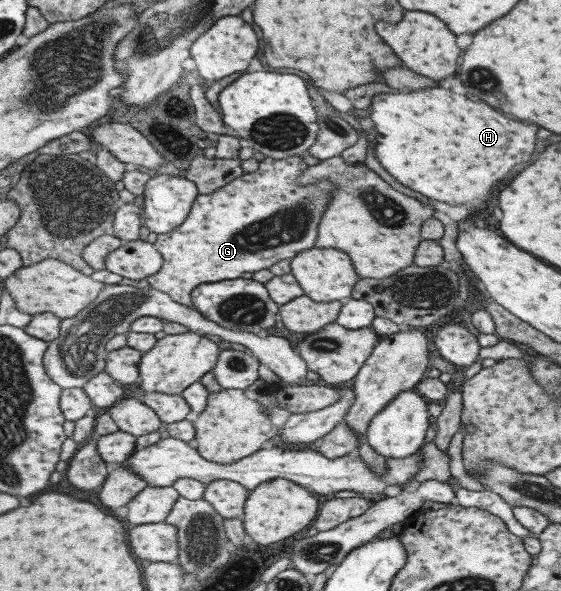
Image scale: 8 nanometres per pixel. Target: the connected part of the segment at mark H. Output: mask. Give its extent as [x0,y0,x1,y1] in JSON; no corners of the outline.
[369,84,536,212]

